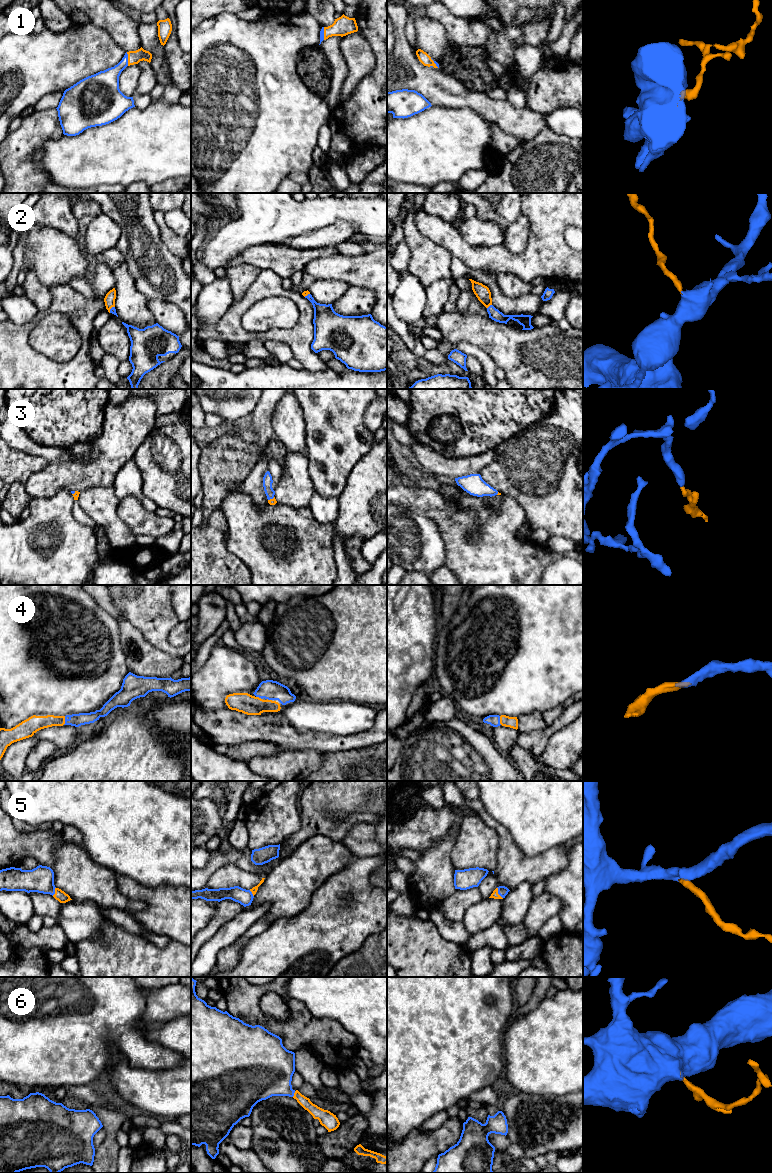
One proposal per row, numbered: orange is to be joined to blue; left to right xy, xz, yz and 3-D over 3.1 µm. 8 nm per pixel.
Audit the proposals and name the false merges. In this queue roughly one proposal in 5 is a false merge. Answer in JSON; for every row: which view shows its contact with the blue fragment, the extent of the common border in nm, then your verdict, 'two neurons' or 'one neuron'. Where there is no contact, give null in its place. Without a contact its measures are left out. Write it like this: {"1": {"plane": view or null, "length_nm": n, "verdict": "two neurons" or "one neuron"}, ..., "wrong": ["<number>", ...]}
{"1": {"plane": "xy", "length_nm": 110, "verdict": "one neuron"}, "2": {"plane": "yz", "length_nm": 50, "verdict": "one neuron"}, "3": {"plane": "xz", "length_nm": 60, "verdict": "one neuron"}, "4": {"plane": "xy", "length_nm": 70, "verdict": "one neuron"}, "5": {"plane": "yz", "length_nm": 100, "verdict": "one neuron"}, "6": {"plane": "xz", "length_nm": 50, "verdict": "one neuron"}, "wrong": []}

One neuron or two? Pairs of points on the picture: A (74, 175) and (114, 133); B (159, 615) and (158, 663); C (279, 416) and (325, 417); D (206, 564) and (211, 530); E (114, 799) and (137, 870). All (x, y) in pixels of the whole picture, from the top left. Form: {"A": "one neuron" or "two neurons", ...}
{"A": "one neuron", "B": "two neurons", "C": "two neurons", "D": "one neuron", "E": "one neuron"}

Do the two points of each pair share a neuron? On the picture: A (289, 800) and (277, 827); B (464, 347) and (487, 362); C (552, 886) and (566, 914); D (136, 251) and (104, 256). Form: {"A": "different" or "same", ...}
{"A": "same", "B": "same", "C": "same", "D": "different"}

